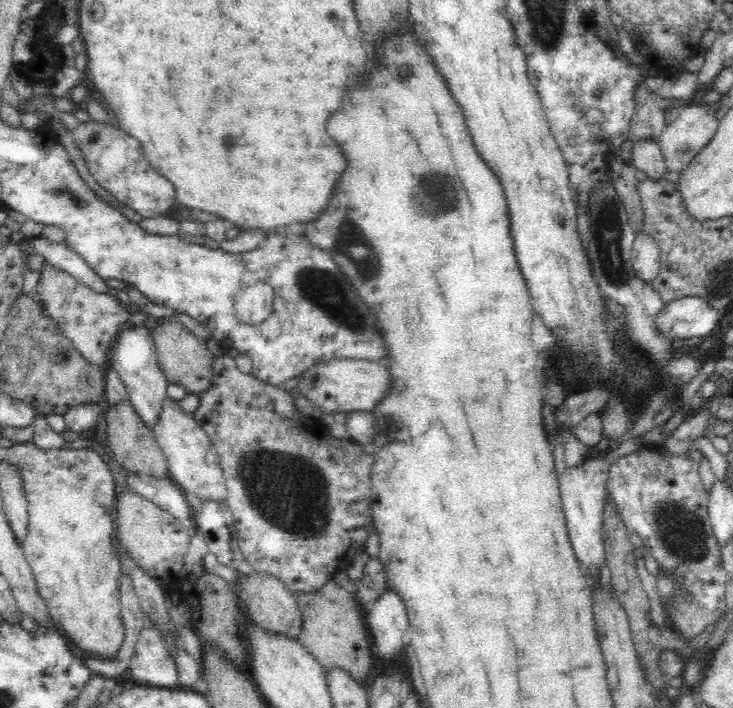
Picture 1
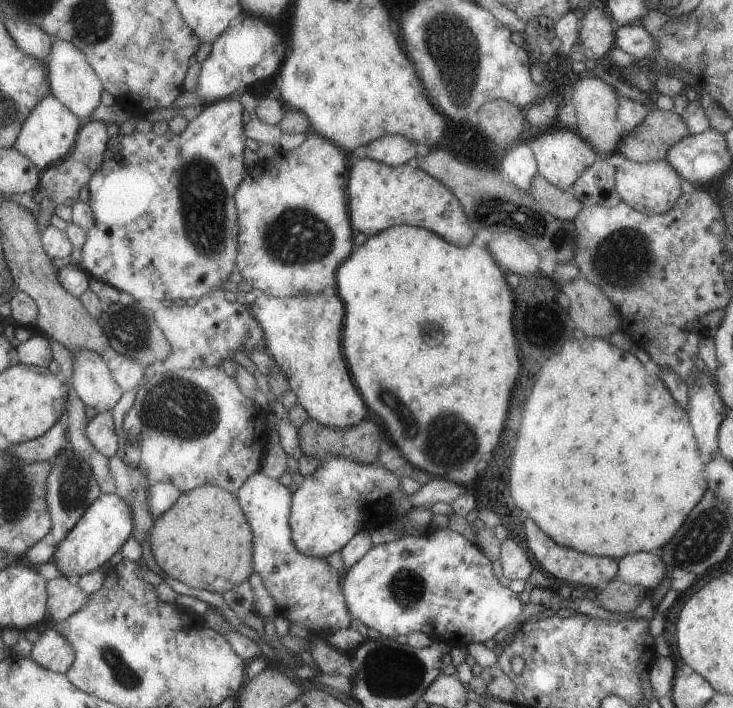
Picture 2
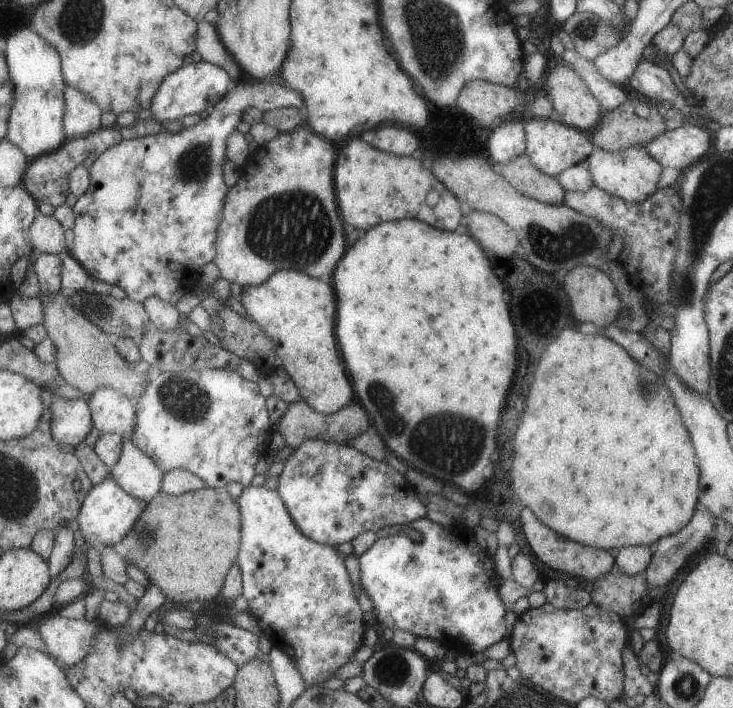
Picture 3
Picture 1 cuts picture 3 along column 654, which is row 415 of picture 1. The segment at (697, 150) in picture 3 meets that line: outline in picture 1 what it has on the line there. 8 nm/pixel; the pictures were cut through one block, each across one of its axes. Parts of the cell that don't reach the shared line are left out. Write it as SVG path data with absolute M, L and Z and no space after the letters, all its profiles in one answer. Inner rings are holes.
M144 324L122 330L111 346L108 362L109 366L118 371L122 383L126 386L129 402L132 403L138 417L153 432L165 400L168 398L166 395L168 383L156 360L156 349L150 330L146 329Z

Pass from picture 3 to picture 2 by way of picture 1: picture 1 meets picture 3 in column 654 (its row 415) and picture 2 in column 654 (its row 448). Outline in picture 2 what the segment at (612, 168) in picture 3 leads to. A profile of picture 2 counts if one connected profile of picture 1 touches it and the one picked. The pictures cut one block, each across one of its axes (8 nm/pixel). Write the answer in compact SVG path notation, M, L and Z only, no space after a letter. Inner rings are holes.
M626 159L615 160L614 185L616 193L627 206L646 215L660 215L670 211L681 196L681 177L666 160L654 160L645 164Z

